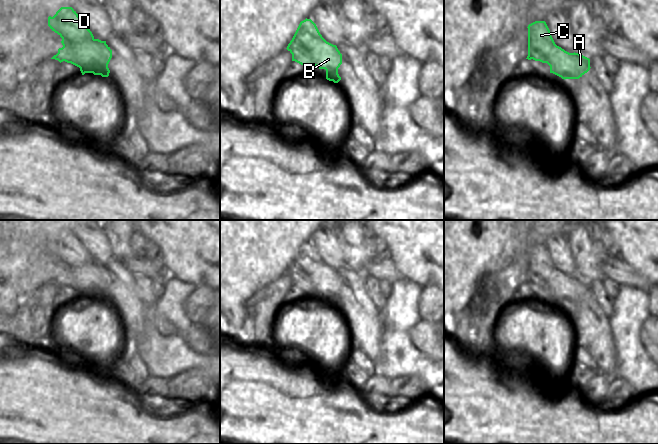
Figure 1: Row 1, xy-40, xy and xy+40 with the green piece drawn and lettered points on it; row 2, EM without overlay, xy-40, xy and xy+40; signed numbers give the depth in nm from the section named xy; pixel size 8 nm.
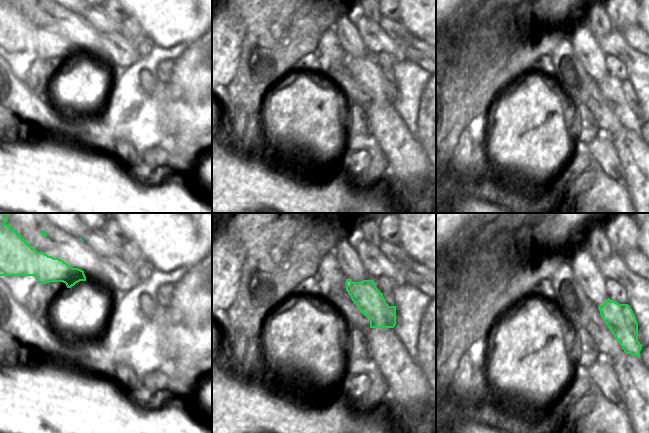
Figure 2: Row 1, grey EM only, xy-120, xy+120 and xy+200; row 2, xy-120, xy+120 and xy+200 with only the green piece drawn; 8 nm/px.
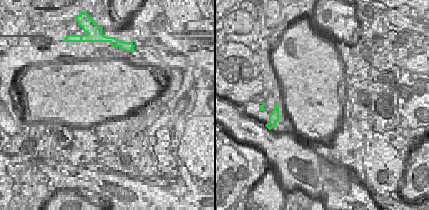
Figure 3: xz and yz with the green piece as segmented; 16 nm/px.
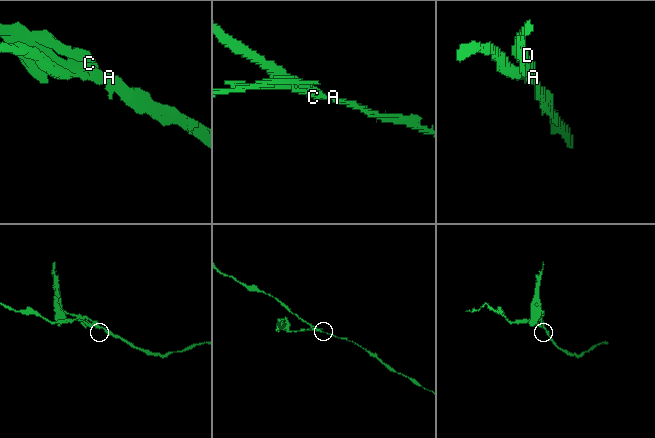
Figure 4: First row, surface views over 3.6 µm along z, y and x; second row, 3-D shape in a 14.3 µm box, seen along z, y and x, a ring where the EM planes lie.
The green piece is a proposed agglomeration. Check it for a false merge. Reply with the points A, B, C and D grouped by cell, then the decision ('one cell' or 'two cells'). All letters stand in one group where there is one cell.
A B / C D | two cells

